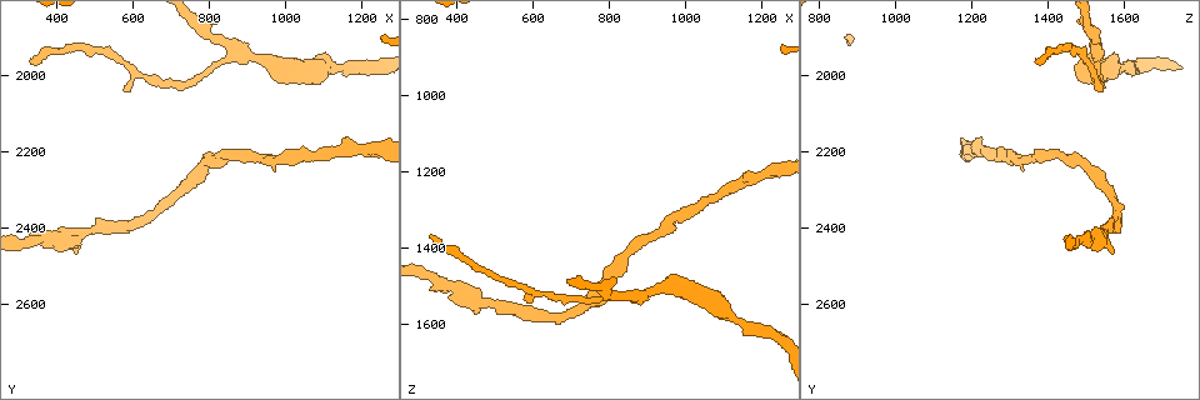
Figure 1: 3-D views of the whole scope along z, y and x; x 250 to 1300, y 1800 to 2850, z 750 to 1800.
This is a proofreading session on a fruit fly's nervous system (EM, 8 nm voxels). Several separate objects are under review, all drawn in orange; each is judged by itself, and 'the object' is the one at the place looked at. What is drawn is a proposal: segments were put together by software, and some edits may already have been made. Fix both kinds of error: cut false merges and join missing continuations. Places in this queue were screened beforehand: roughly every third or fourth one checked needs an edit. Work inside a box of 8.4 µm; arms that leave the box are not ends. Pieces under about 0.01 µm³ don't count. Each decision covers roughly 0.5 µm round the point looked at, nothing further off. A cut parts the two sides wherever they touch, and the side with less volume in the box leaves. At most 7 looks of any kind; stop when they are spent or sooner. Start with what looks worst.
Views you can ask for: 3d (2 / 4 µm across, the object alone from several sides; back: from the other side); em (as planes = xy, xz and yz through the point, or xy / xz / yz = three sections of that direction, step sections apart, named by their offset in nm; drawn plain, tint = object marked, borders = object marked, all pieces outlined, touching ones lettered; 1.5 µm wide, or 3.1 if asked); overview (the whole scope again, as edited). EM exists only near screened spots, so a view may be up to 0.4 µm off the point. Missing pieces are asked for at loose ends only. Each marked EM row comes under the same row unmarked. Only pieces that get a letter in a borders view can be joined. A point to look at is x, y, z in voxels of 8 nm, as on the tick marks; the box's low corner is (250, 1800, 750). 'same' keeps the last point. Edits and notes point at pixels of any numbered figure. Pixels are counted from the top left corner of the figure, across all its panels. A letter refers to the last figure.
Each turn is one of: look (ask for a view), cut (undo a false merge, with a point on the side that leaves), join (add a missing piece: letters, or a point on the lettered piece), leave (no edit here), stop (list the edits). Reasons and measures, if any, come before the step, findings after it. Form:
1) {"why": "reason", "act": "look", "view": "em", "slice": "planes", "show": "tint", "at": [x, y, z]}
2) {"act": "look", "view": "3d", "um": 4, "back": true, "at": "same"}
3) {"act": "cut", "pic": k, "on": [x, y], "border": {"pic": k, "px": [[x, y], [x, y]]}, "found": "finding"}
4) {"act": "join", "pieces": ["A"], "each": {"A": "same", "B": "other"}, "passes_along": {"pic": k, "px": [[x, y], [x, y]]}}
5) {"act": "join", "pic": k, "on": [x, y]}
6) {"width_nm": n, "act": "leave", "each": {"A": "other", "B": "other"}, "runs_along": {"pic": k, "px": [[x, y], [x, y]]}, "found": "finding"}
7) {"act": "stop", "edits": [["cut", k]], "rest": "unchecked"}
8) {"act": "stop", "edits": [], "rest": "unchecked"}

{"why": "side arm on a straight run", "act": "look", "view": "3d", "um": 4, "back": true, "at": [865, 1935, 1525]}

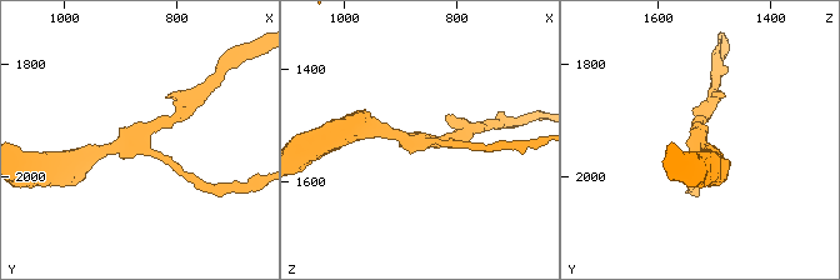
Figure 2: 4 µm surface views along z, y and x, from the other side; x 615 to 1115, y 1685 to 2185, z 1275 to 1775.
{"arms": 3, "why": "shape alone is not enough", "act": "look", "view": "em", "slice": "planes", "show": "borders", "at": [865, 1935, 1530]}

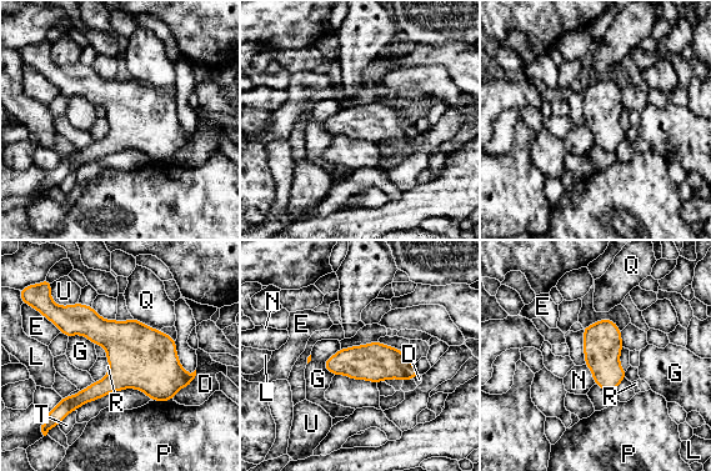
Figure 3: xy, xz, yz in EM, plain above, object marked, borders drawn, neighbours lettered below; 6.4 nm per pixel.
{"act": "leave", "each": {"D": "other", "E": "other", "G": "other", "L": "other", "N": "other", "P": "other", "Q": "other", "R": "other", "T": "other", "U": "other"}, "border": {"pic": 3, "px": [[585, 364], [595, 384]]}, "found": "all the same cell"}

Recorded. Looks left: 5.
{"why": "long arm stops here", "act": "look", "view": "3d", "um": 4, "at": [330, 1955, 1370]}

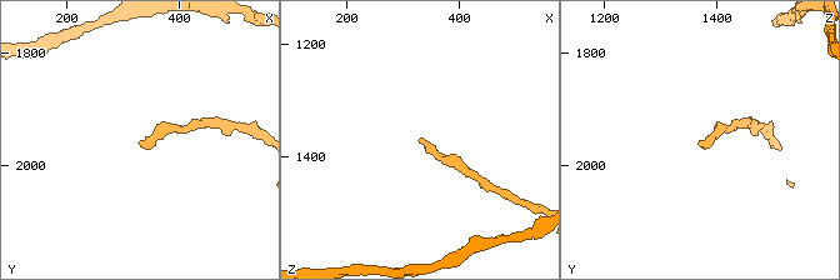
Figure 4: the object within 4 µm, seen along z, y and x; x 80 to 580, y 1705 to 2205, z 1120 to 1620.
{"act": "look", "view": "em", "slice": "yz", "step": 8, "show": "borders", "at": [335, 1960, 1370]}

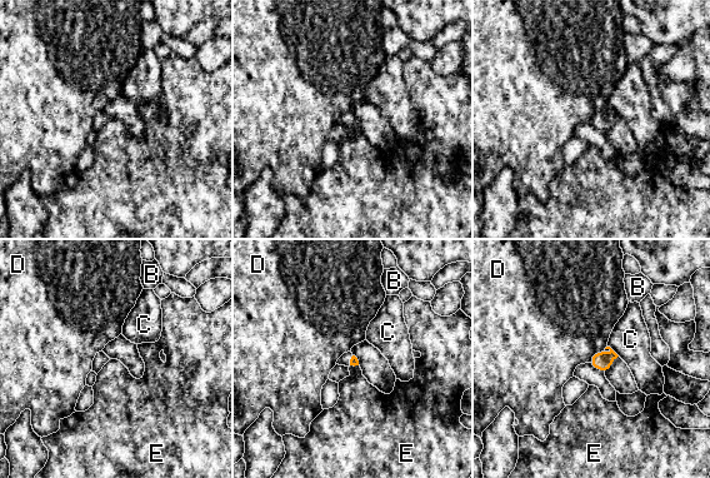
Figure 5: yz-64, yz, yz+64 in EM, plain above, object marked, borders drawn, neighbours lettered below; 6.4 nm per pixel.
{"why": "another direction", "act": "look", "view": "em", "slice": "planes", "show": "borders", "at": "same"}

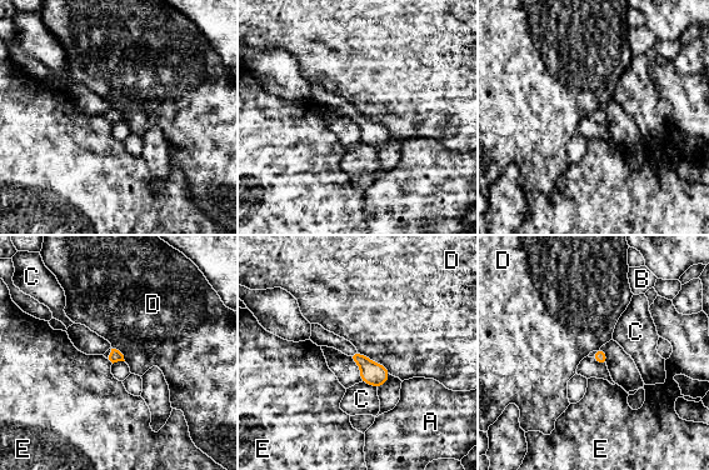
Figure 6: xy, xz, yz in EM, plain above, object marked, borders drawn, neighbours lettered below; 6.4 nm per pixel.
{"width_nm": 80, "longest_contact_nm": ["D", 260], "act": "leave", "each": {"A": "other", "B": "other", "C": "other", "D": "other", "E": "other"}, "found": "none of them fits"}

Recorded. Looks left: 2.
{"act": "stop", "edits": [], "rest": "unchecked"}

